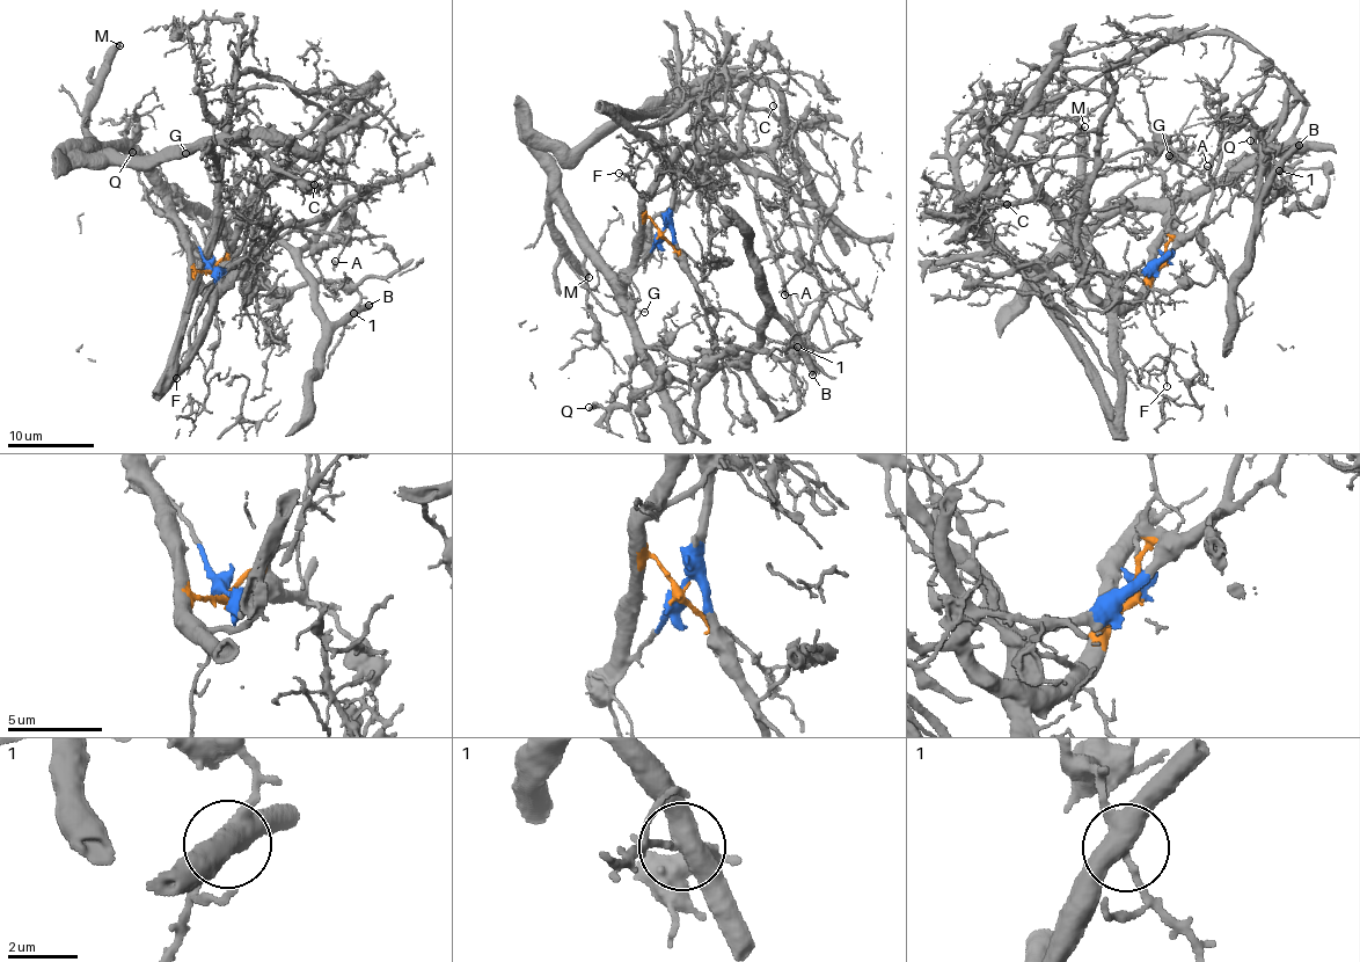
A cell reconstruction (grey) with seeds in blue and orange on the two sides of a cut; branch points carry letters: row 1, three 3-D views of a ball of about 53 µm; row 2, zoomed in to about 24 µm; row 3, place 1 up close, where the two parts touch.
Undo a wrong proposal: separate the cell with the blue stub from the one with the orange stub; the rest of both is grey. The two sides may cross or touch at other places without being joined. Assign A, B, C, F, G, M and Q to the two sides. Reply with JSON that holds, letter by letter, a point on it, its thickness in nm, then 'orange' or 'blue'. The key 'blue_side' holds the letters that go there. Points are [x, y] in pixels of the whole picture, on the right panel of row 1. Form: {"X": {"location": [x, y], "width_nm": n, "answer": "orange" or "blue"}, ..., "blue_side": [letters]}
{"A": {"location": [1207, 166], "width_nm": 220, "answer": "blue"}, "B": {"location": [1299, 145], "width_nm": 480, "answer": "blue"}, "C": {"location": [1007, 204], "width_nm": 140, "answer": "orange"}, "F": {"location": [1167, 386], "width_nm": 130, "answer": "orange"}, "G": {"location": [1169, 155], "width_nm": 160, "answer": "orange"}, "M": {"location": [1084, 126], "width_nm": 420, "answer": "orange"}, "Q": {"location": [1250, 140], "width_nm": 240, "answer": "blue"}, "blue_side": ["A", "B", "Q"]}

